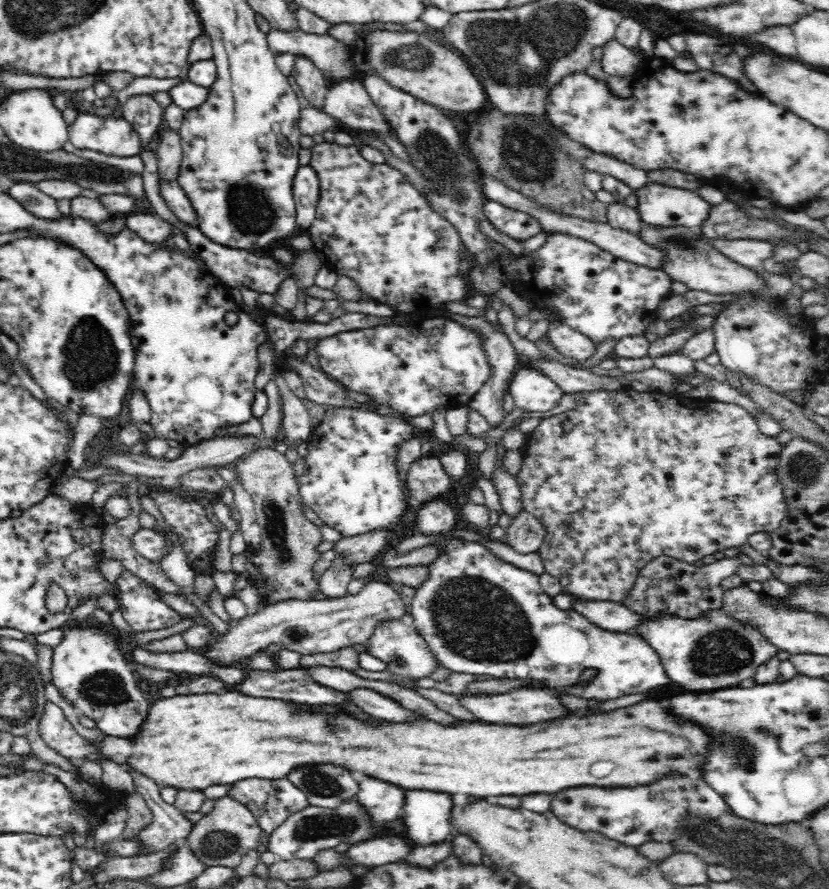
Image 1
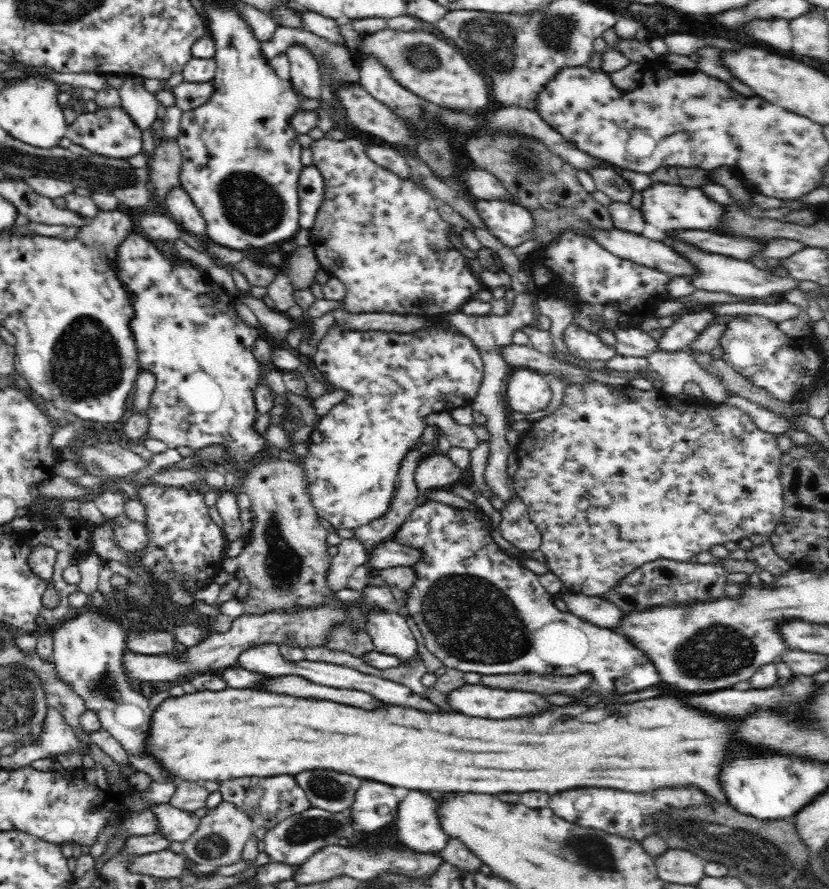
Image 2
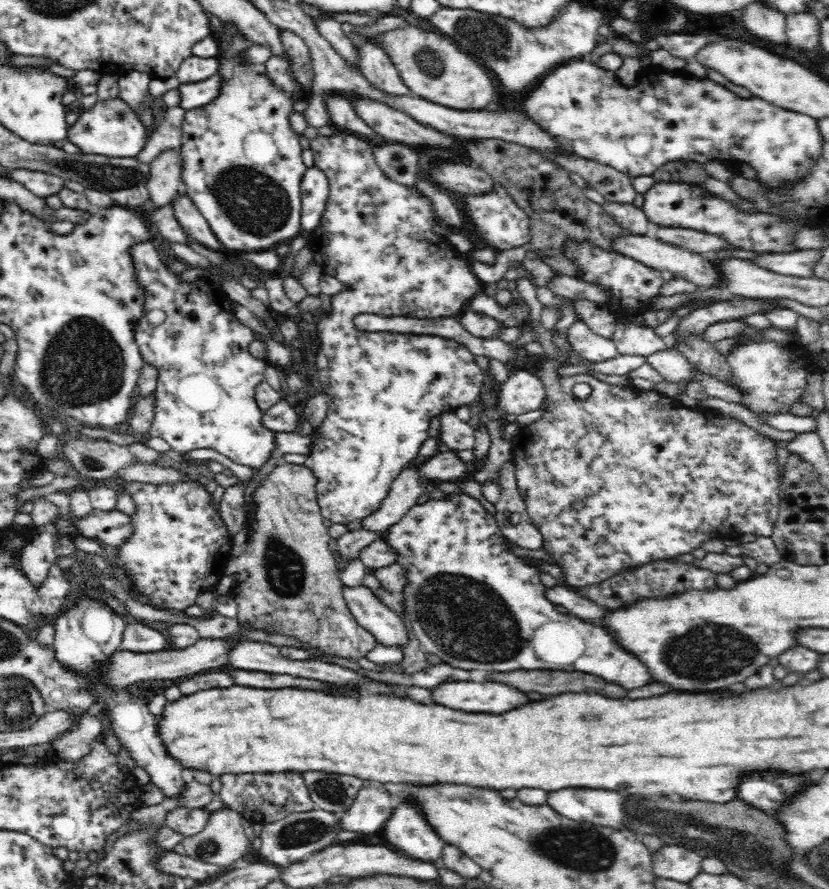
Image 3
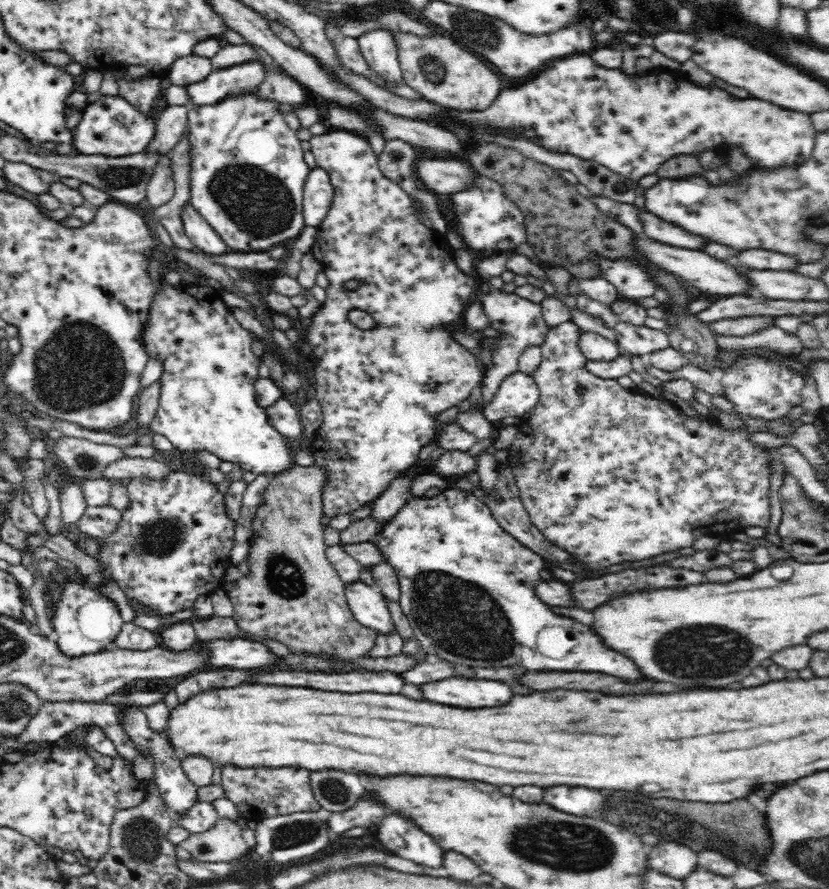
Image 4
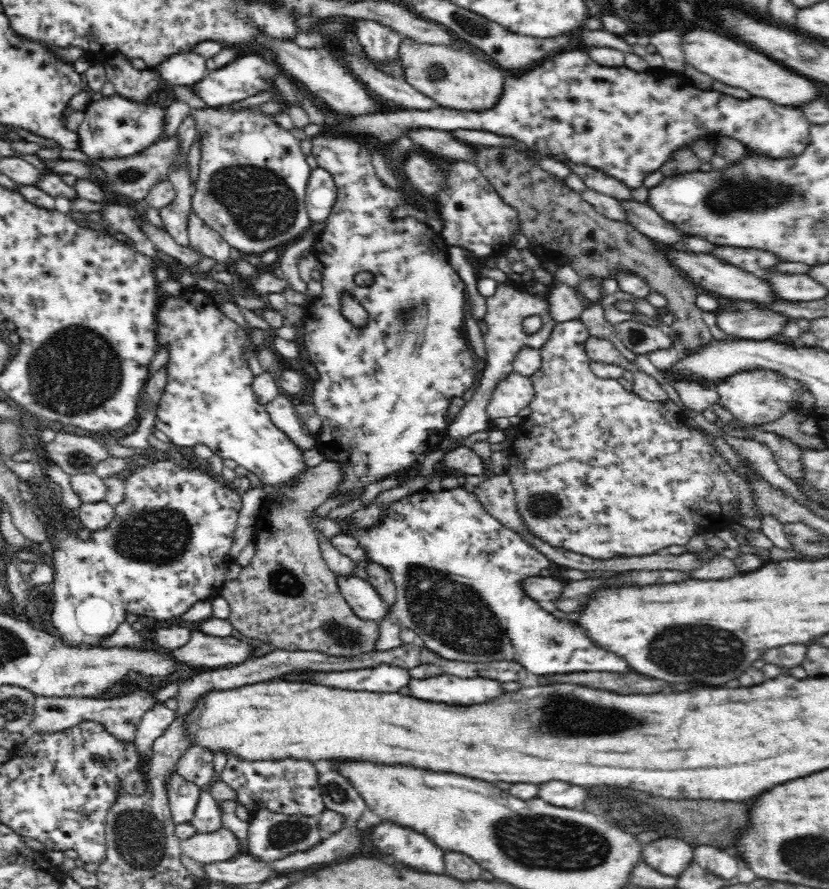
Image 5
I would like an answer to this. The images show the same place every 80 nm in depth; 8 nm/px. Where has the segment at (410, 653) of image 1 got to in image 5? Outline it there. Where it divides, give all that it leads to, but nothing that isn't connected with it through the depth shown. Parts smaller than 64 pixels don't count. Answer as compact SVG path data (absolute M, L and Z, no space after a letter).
M356 575L337 576L337 585L354 614L364 621L379 624L385 619L390 606L381 599L369 581Z

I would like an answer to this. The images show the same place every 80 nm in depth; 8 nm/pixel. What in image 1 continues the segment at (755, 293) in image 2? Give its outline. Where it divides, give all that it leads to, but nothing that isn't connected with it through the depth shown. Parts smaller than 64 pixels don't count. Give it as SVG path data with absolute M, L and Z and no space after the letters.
M643 226L636 233L643 242L660 250L665 255L663 264L659 267L672 282L684 283L689 290L701 290L710 294L733 294L746 290L762 290L766 286L764 280L746 266L741 266L721 254L712 246L710 239L704 238L700 227L687 226Z

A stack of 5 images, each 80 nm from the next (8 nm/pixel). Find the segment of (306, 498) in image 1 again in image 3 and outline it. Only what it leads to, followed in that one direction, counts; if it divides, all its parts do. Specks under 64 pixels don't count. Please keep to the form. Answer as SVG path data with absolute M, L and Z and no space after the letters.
M338 133L336 136L318 136L309 139L310 149L313 152L314 166L324 171L328 179L328 198L322 218L318 220L318 226L310 233L308 247L312 250L314 262L321 267L323 275L334 276L343 284L340 291L332 301L332 312L324 313L324 320L317 324L317 336L320 338L320 345L316 354L315 364L318 369L318 380L322 392L333 396L329 404L326 417L316 427L314 442L311 442L309 454L306 455L304 465L314 473L316 477L316 501L320 507L324 519L332 521L333 524L348 524L354 521L363 521L376 514L378 509L385 501L386 495L390 490L395 478L404 470L416 456L422 446L422 442L428 438L428 428L431 419L440 414L452 413L459 406L472 404L479 397L482 385L484 385L485 370L476 363L476 354L472 354L470 349L457 340L444 338L436 334L412 334L412 333L393 333L393 332L364 332L358 330L354 325L354 318L360 314L380 314L384 316L404 316L410 318L448 318L455 317L464 313L467 304L472 301L474 296L482 292L485 285L474 275L471 270L470 262L466 255L460 254L451 248L451 242L434 231L436 225L442 221L436 216L432 201L423 195L415 186L404 186L395 180L388 178L382 169L376 164L372 150L372 144L361 137L349 135L348 133Z

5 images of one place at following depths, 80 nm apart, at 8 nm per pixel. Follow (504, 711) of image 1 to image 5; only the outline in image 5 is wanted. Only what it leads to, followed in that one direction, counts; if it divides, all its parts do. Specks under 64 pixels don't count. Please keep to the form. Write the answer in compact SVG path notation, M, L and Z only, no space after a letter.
M446 673L432 678L410 679L409 686L412 696L420 700L458 706L490 702L492 698L506 692L498 680L485 677L462 678Z

